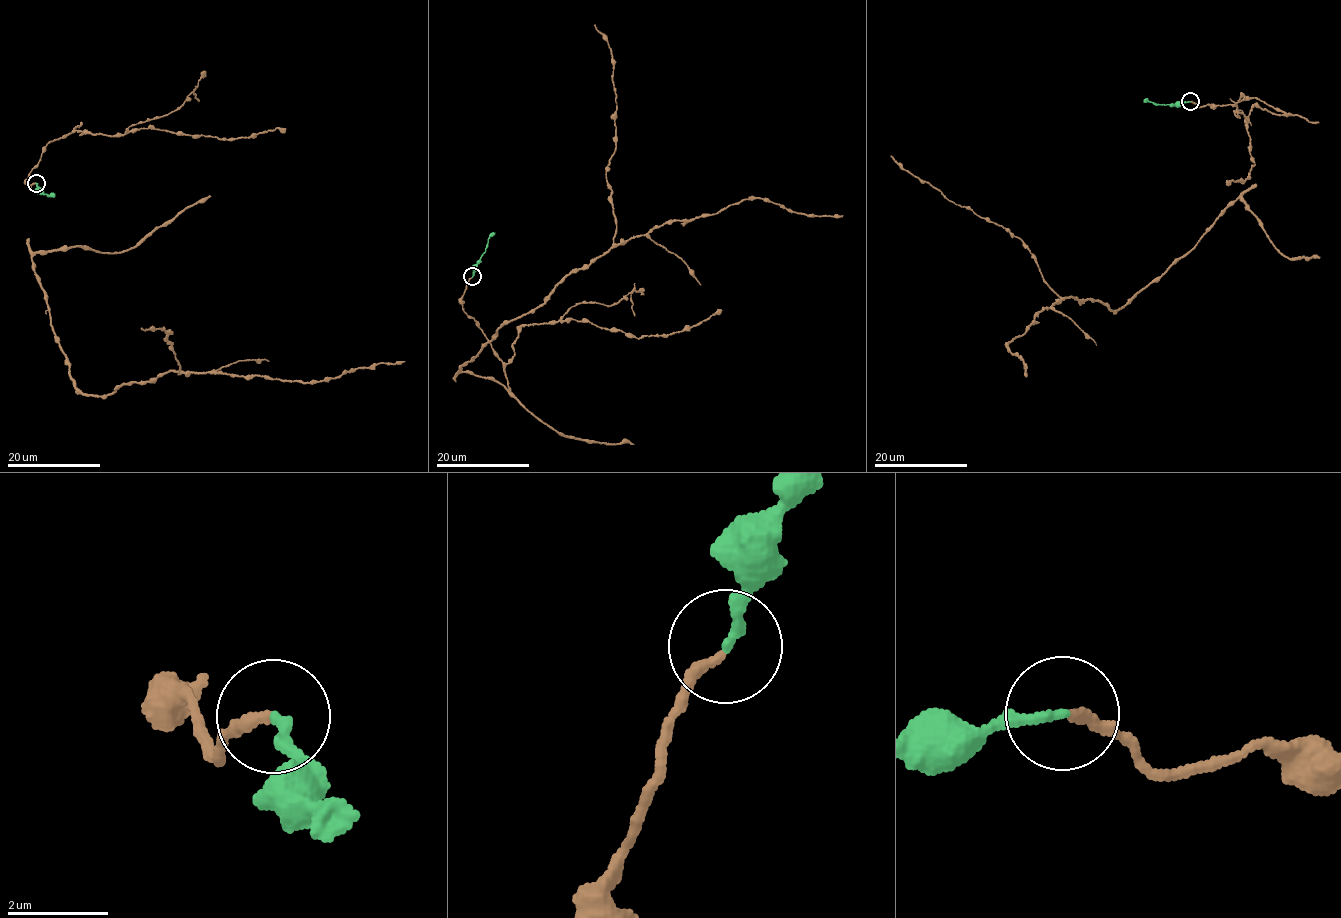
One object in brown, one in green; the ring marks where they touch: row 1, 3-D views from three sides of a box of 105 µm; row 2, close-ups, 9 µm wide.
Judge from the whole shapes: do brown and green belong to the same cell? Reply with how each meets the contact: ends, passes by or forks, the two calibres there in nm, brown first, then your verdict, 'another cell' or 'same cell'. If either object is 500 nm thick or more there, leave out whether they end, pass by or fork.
brown ends there; green ends there; 200 nm thick on the brown side, 190 nm on the other; same cell

